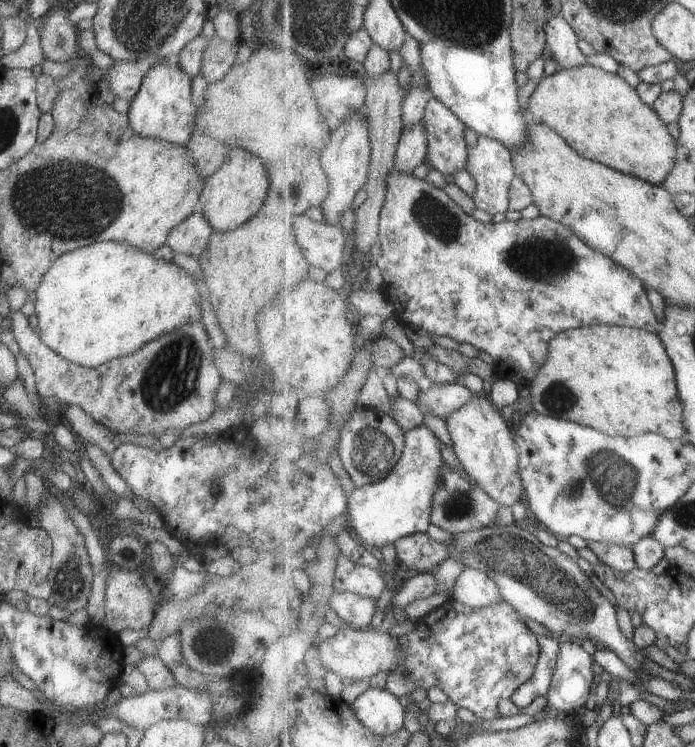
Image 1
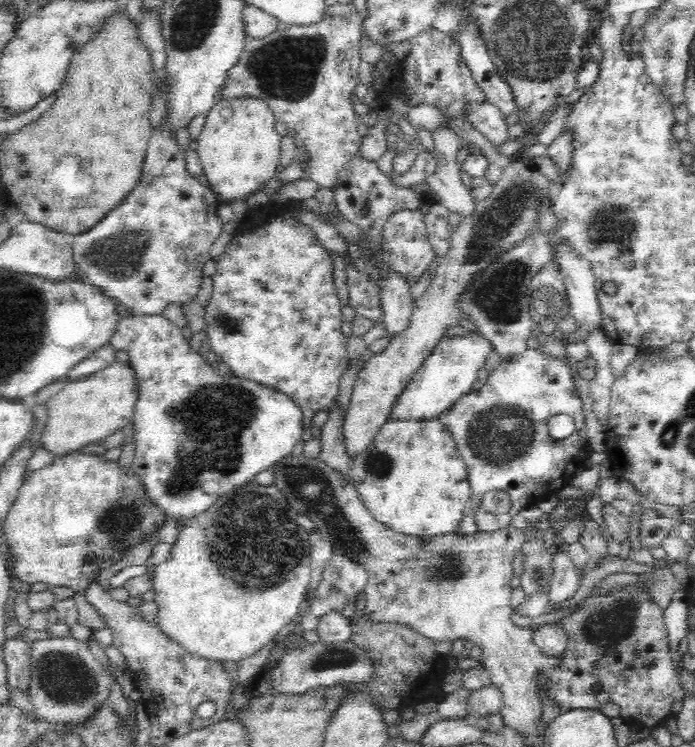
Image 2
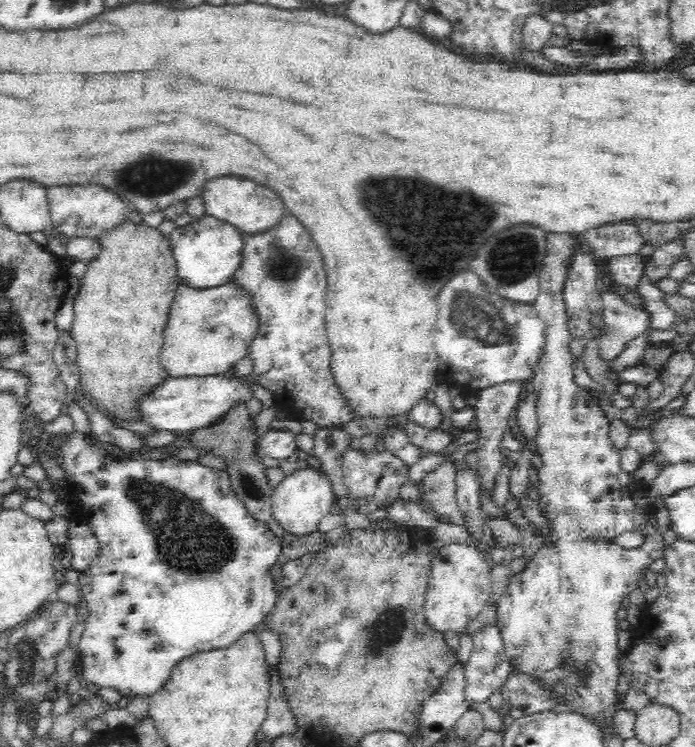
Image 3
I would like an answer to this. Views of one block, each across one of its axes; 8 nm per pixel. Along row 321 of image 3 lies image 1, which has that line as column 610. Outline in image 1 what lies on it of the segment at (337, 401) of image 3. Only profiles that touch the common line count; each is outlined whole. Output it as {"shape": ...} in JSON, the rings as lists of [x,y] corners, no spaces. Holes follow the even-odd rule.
{"shape":[[[393,168],[393,174],[388,177],[388,190],[385,205],[380,215],[379,242],[382,244],[381,257],[374,262],[384,277],[381,286],[384,296],[393,304],[394,316],[403,323],[424,329],[430,335],[447,336],[457,343],[470,344],[475,349],[488,353],[495,361],[507,366],[508,376],[519,388],[527,387],[537,376],[538,371],[546,362],[549,340],[555,337],[561,330],[577,329],[579,326],[591,326],[591,324],[607,324],[618,326],[631,326],[647,330],[651,333],[659,332],[661,322],[653,311],[648,298],[648,290],[644,283],[619,263],[613,261],[608,255],[596,252],[587,245],[569,226],[553,221],[551,218],[539,215],[533,220],[520,219],[514,222],[503,221],[498,224],[478,222],[472,218],[457,204],[451,200],[451,196],[437,186],[431,186],[427,180],[416,178],[412,173],[397,173]]]}

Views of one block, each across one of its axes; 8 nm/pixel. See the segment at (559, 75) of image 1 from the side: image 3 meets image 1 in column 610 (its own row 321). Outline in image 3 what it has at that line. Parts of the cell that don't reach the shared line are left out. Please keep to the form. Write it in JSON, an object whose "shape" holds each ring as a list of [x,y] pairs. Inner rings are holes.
{"shape":[[[124,220],[96,238],[100,250],[88,261],[86,273],[79,280],[79,291],[74,296],[74,322],[68,330],[76,343],[79,386],[90,399],[116,420],[139,420],[135,412],[138,398],[164,382],[168,377],[158,364],[158,354],[164,344],[164,328],[179,281],[176,263],[168,237],[146,224]]]}

